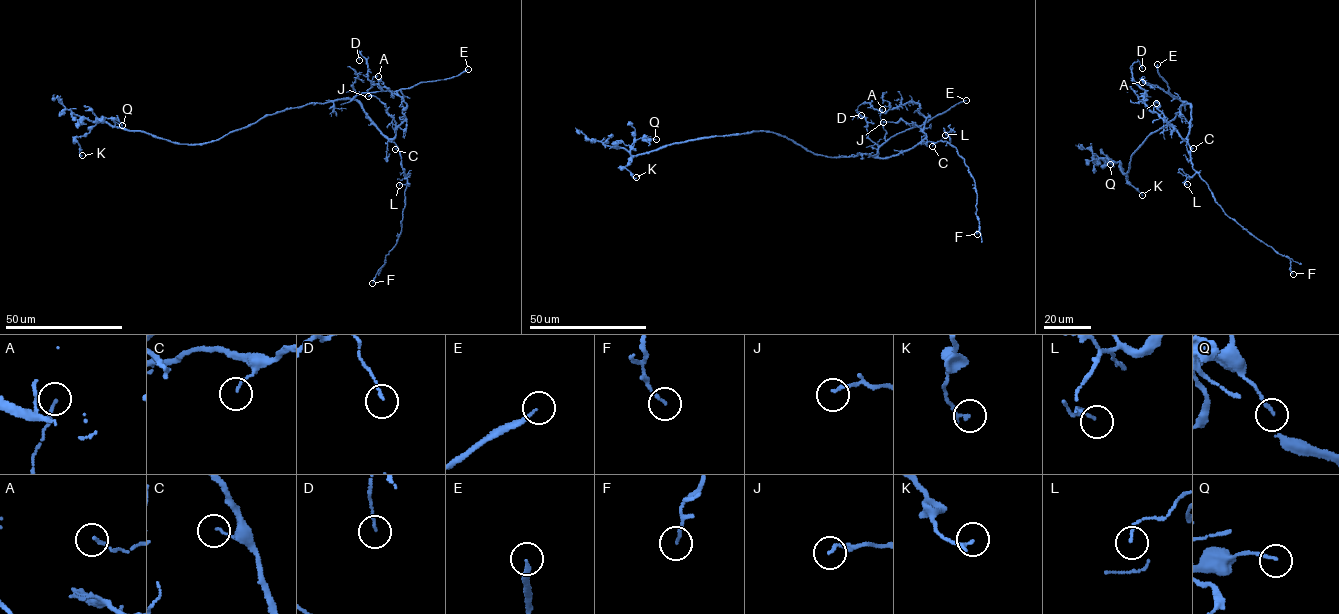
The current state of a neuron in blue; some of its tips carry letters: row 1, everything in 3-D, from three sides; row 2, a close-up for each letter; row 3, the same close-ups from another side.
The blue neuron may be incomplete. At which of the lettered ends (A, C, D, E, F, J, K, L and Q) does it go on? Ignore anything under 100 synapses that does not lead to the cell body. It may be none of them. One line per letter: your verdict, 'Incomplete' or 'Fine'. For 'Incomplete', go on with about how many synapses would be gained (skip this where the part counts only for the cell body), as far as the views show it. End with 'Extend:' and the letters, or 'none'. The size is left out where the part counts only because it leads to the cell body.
A: Fine
C: Fine
D: Fine
E: Incomplete
F: Fine
J: Fine
K: Fine
L: Fine
Q: Fine
Extend: E

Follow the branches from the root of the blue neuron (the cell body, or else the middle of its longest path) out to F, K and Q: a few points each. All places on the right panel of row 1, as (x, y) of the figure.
F: (1174, 118), (1181, 106), (1190, 104), (1192, 118), (1187, 137), (1193, 169), (1226, 215), (1288, 256), (1293, 274)
K: (1174, 118), (1147, 137), (1136, 149), (1126, 173), (1122, 174), (1119, 162), (1127, 182), (1142, 195)
Q: (1174, 118), (1133, 152), (1127, 173), (1122, 174), (1118, 166), (1120, 161), (1104, 159), (1110, 164)

